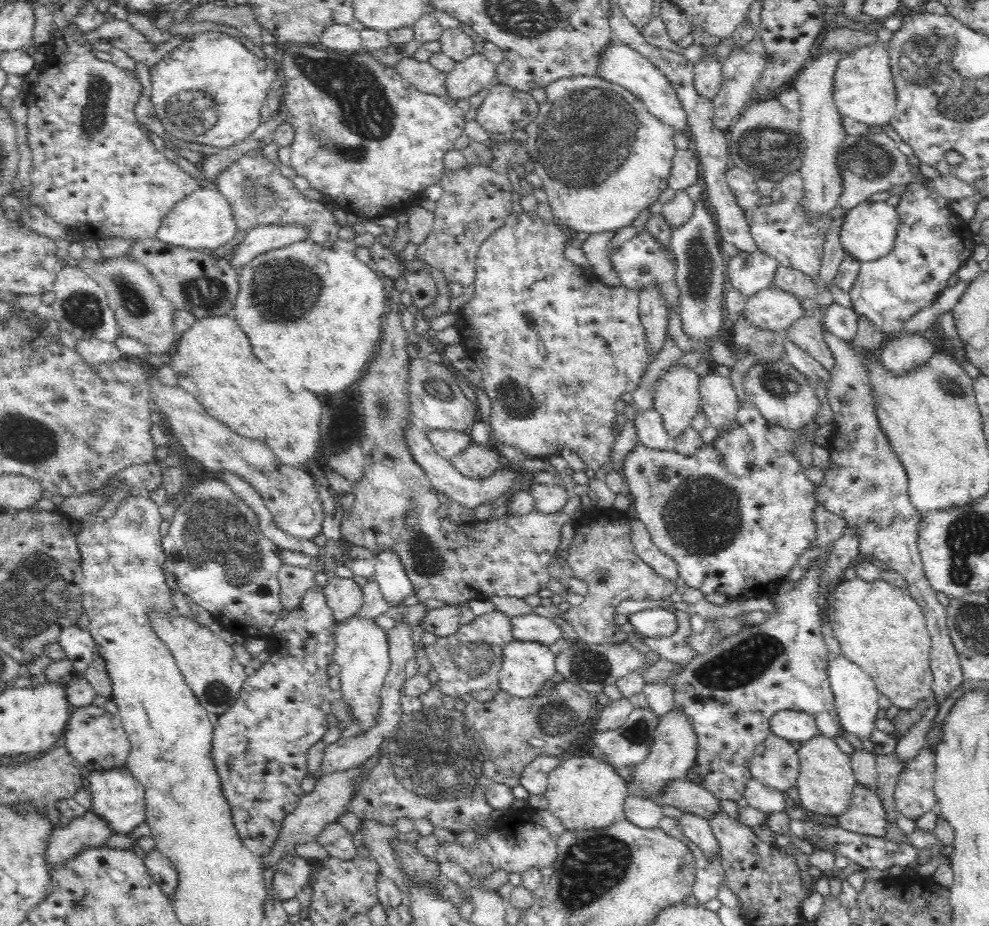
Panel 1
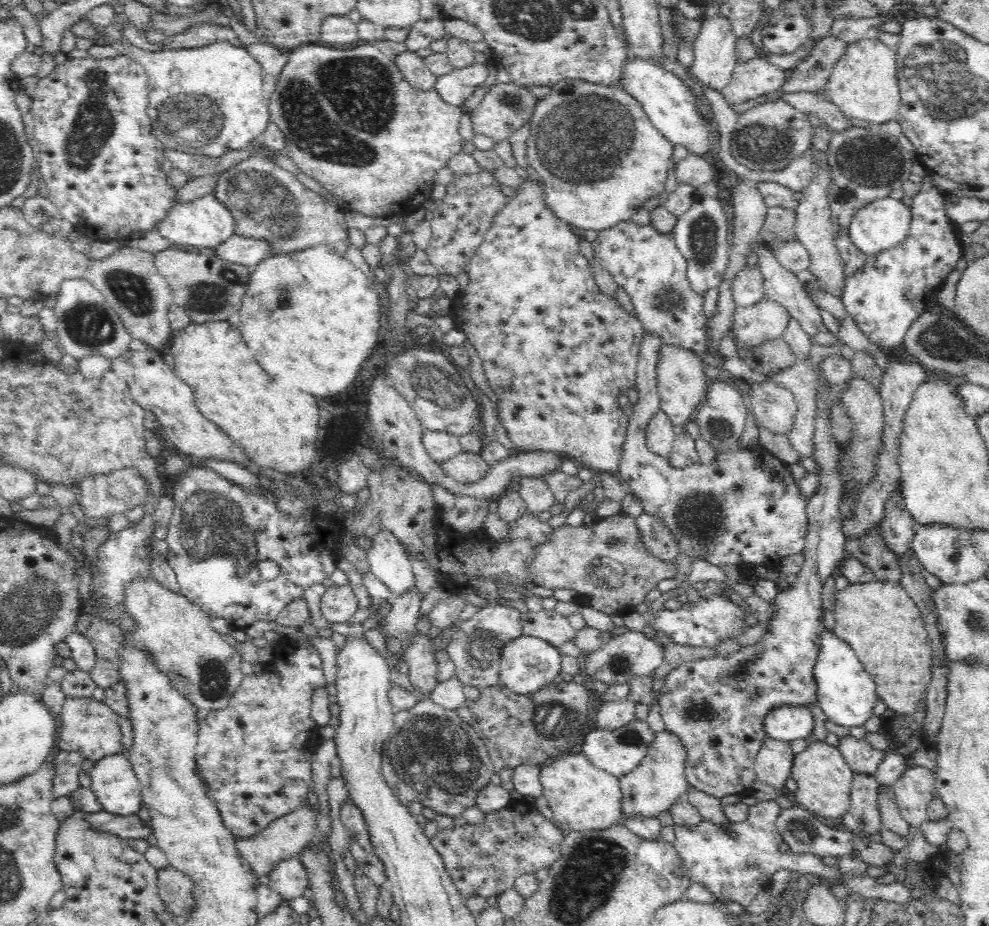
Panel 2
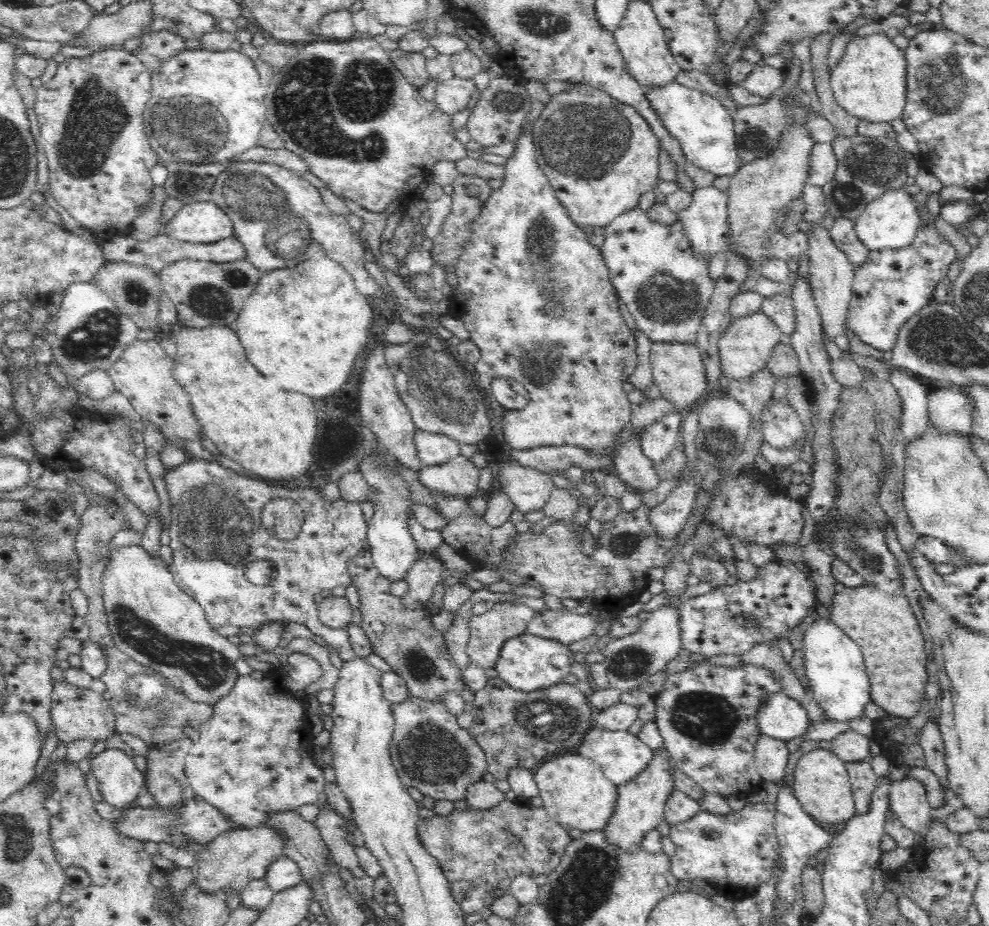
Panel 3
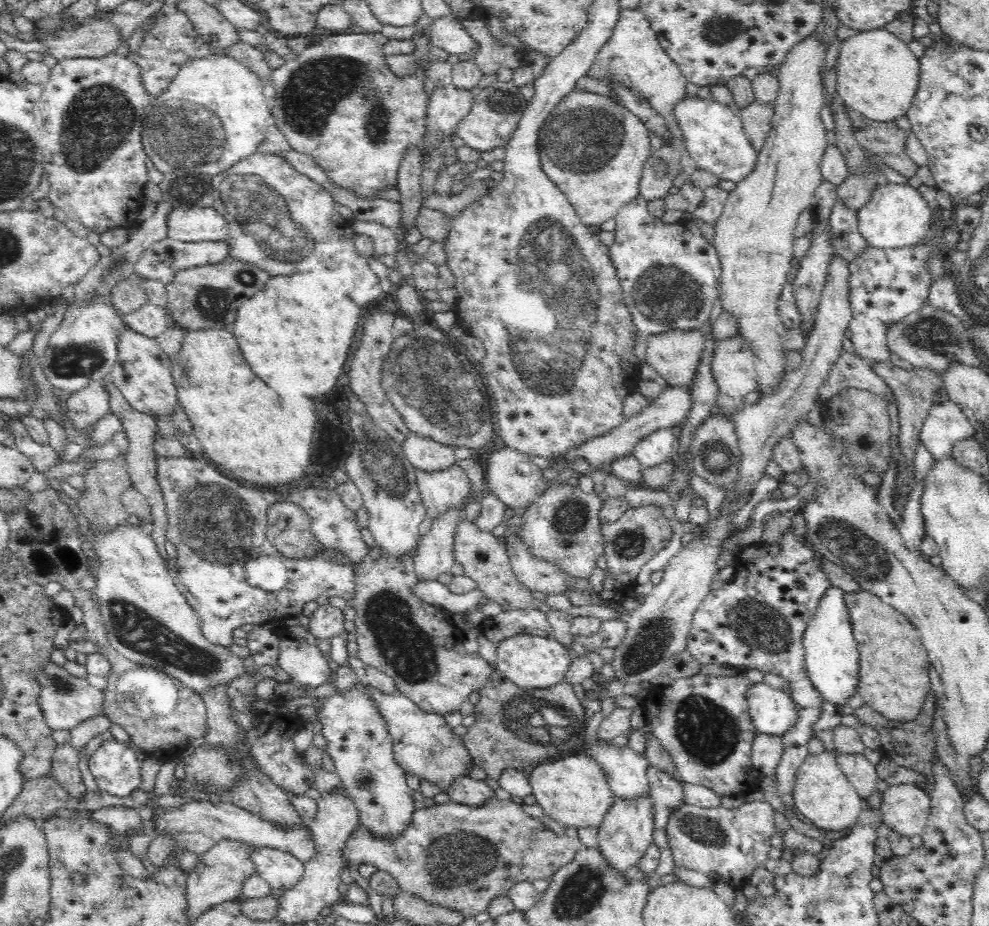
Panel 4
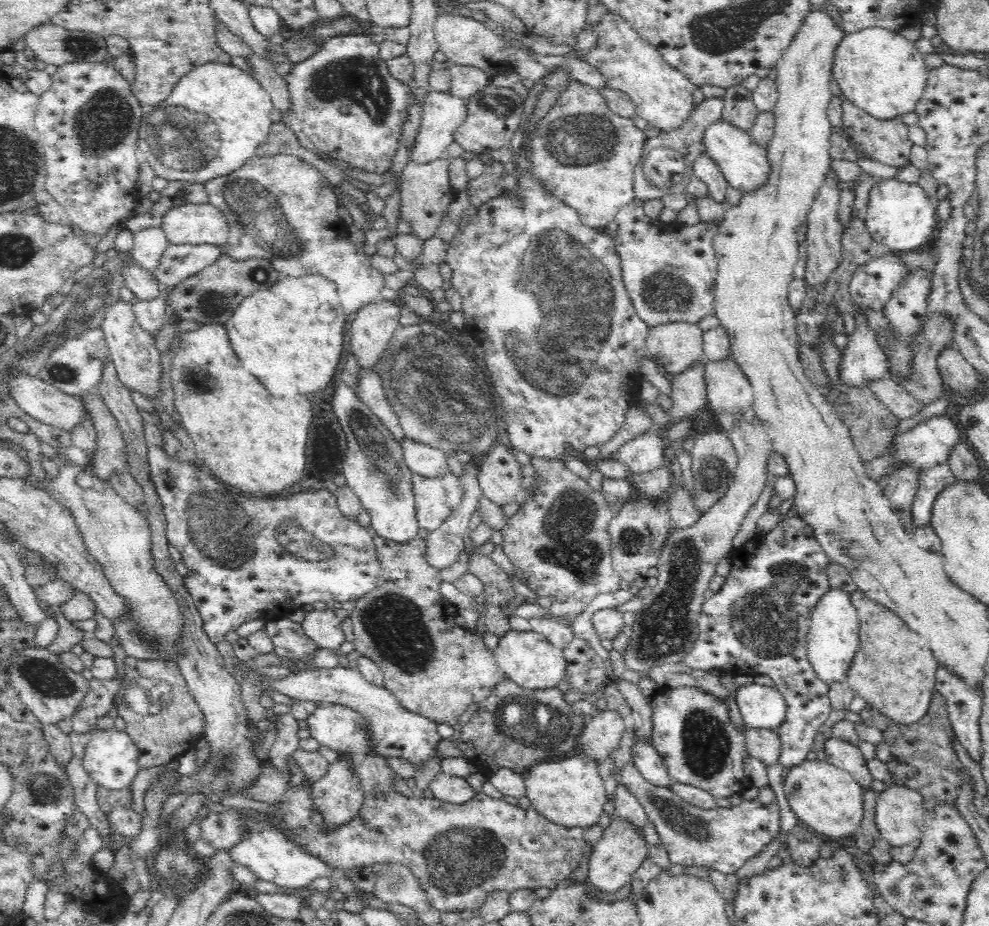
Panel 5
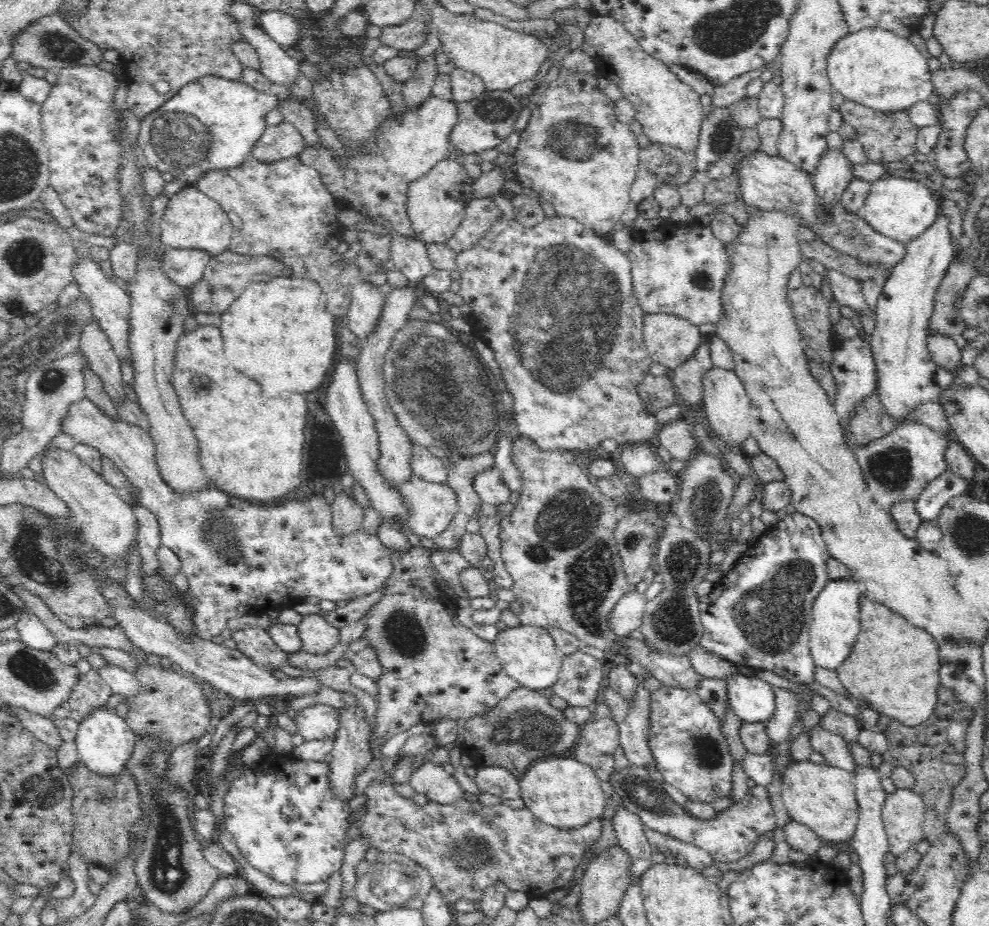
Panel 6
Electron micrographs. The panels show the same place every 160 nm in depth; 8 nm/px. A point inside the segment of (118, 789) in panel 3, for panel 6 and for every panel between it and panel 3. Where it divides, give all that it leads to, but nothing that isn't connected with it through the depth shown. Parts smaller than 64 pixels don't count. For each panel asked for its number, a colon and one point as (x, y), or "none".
4: (115, 766)
5: (110, 756)
6: (104, 741)

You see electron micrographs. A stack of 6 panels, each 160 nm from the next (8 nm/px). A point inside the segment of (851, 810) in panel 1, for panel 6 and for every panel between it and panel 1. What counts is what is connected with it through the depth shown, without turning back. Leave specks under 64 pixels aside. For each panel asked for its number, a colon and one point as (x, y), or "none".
2: (864, 815)
3: (864, 781)
4: (861, 773)
5: (844, 755)
6: (834, 748)

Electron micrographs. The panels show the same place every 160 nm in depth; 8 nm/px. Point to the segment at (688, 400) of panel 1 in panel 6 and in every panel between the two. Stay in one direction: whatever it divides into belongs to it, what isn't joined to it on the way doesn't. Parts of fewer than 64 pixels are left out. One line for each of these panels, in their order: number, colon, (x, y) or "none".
2: (682, 383)
3: (678, 370)
4: (676, 355)
5: (675, 346)
6: (670, 340)

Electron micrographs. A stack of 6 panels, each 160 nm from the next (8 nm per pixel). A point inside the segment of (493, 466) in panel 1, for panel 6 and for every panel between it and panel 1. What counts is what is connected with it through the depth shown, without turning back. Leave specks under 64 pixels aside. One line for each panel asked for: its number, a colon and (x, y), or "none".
2: (468, 466)
3: (459, 477)
4: (441, 490)
5: (435, 498)
6: (431, 506)

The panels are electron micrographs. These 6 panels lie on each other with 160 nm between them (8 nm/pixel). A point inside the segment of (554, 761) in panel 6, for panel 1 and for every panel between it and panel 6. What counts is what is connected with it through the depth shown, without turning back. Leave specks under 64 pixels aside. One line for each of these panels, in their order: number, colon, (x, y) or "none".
1: (586, 793)
2: (582, 796)
3: (575, 792)
4: (573, 791)
5: (570, 792)

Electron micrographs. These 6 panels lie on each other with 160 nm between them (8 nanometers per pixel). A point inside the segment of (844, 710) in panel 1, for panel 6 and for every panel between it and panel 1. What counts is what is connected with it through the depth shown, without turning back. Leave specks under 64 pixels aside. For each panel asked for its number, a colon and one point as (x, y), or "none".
2: (848, 695)
3: (837, 676)
4: (831, 654)
5: (832, 641)
6: (836, 623)

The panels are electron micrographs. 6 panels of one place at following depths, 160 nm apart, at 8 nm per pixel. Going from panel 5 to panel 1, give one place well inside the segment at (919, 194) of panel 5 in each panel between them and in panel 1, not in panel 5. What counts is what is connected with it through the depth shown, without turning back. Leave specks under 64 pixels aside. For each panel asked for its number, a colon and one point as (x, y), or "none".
1: (868, 231)
2: (884, 223)
3: (891, 221)
4: (897, 216)

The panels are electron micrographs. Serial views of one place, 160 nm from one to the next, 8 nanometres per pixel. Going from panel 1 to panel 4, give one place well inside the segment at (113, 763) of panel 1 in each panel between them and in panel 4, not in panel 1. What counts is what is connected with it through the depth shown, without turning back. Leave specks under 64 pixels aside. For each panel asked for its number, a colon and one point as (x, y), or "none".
2: (88, 726)
3: (77, 713)
4: (66, 700)

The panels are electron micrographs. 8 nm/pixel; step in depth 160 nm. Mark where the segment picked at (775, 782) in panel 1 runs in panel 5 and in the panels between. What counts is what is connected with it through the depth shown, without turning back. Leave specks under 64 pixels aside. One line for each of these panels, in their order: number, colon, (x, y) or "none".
2: (773, 765)
3: (771, 755)
4: (767, 750)
5: (761, 743)

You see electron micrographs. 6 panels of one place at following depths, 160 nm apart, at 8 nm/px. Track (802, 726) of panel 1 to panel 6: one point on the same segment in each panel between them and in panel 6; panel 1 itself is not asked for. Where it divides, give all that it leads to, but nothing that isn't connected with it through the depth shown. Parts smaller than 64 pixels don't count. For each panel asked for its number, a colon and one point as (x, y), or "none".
2: (788, 724)
3: (780, 717)
4: (773, 712)
5: (764, 707)
6: (753, 700)

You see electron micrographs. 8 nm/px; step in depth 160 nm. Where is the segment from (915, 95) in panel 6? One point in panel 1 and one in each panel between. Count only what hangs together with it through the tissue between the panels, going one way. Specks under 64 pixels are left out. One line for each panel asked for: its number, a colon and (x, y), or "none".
1: (864, 91)
2: (863, 84)
3: (870, 82)
4: (877, 73)
5: (883, 73)

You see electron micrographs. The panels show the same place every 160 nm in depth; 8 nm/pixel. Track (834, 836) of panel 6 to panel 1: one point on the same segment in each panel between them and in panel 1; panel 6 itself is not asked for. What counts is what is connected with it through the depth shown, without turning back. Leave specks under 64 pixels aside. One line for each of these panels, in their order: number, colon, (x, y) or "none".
1: (826, 781)
2: (824, 779)
3: (822, 786)
4: (823, 796)
5: (829, 800)

